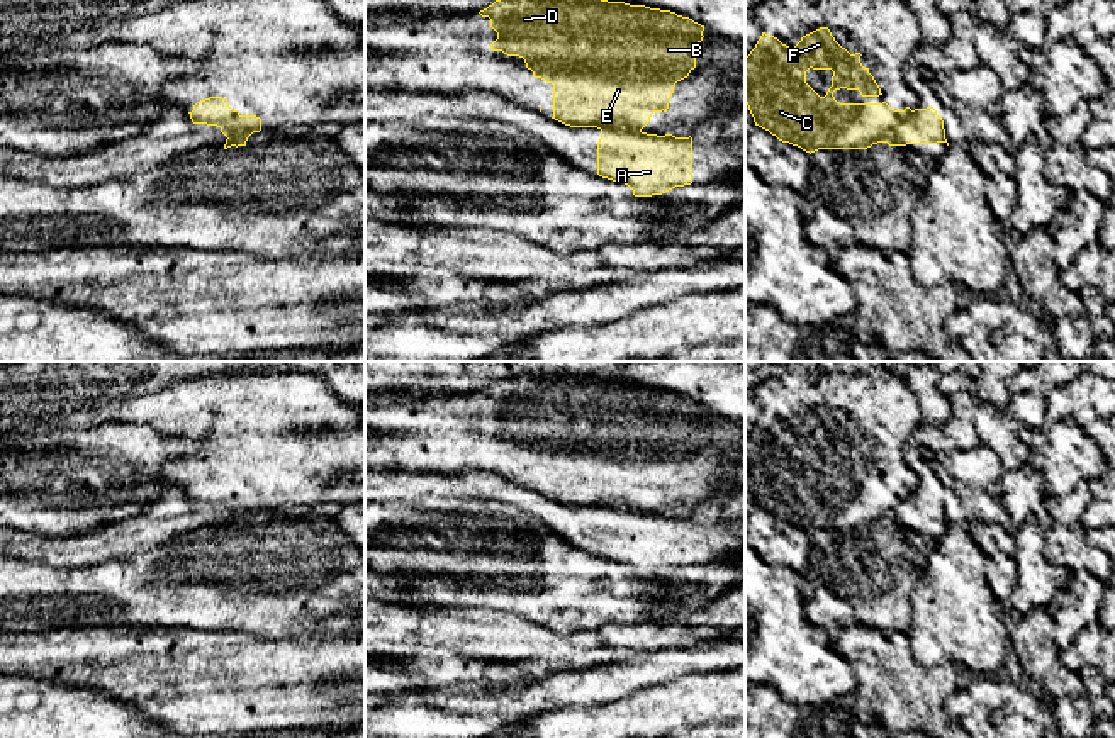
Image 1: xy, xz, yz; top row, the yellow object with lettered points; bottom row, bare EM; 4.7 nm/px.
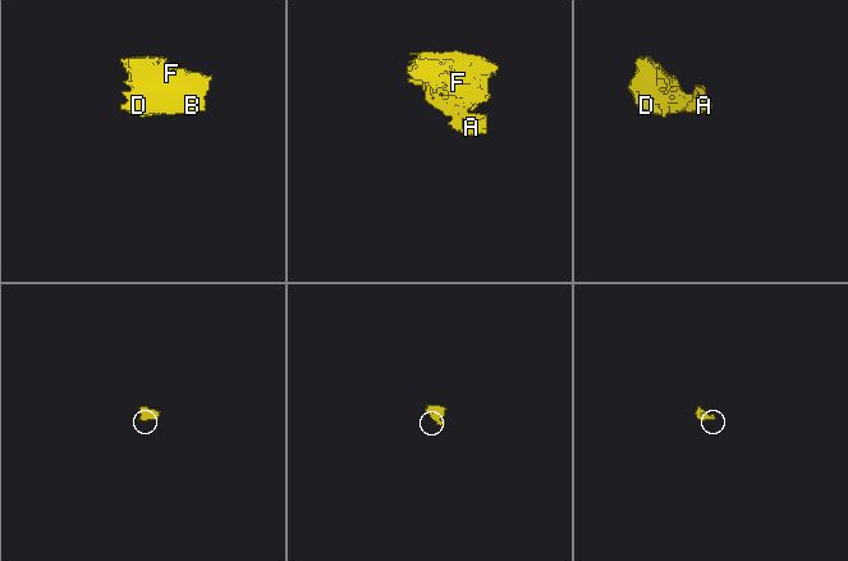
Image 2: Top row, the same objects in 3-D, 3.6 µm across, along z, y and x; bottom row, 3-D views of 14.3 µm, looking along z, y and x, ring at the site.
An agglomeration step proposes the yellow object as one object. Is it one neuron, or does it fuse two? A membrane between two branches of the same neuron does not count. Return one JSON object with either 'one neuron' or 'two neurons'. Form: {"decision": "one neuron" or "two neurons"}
{"decision": "two neurons"}

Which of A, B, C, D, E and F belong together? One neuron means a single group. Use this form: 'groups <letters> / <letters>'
groups A / B C D E F

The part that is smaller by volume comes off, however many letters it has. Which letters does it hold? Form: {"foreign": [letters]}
{"foreign": ["A"]}

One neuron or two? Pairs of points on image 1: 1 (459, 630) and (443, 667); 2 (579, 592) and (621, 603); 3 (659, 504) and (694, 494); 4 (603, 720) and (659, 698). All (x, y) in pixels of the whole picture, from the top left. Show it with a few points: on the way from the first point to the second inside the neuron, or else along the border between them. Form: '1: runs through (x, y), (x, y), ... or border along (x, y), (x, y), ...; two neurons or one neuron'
1: border along (406, 657), (467, 657), (486, 662); two neurons
2: runs through (589, 601), (611, 601); one neuron
3: runs through (667, 496), (686, 494); one neuron
4: runs through (616, 720), (640, 716), (645, 711); one neuron

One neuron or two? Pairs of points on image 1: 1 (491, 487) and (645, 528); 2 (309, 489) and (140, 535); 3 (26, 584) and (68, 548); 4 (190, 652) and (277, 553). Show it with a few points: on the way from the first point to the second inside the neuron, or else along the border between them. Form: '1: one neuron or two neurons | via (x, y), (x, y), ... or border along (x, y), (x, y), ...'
1: one neuron | via (530, 501), (571, 525), (606, 528)
2: two neurons | border along (187, 492), (194, 503), (216, 504), (219, 508)
3: two neurons | border along (17, 557), (56, 567), (89, 567)
4: two neurons | border along (170, 626), (250, 631)

